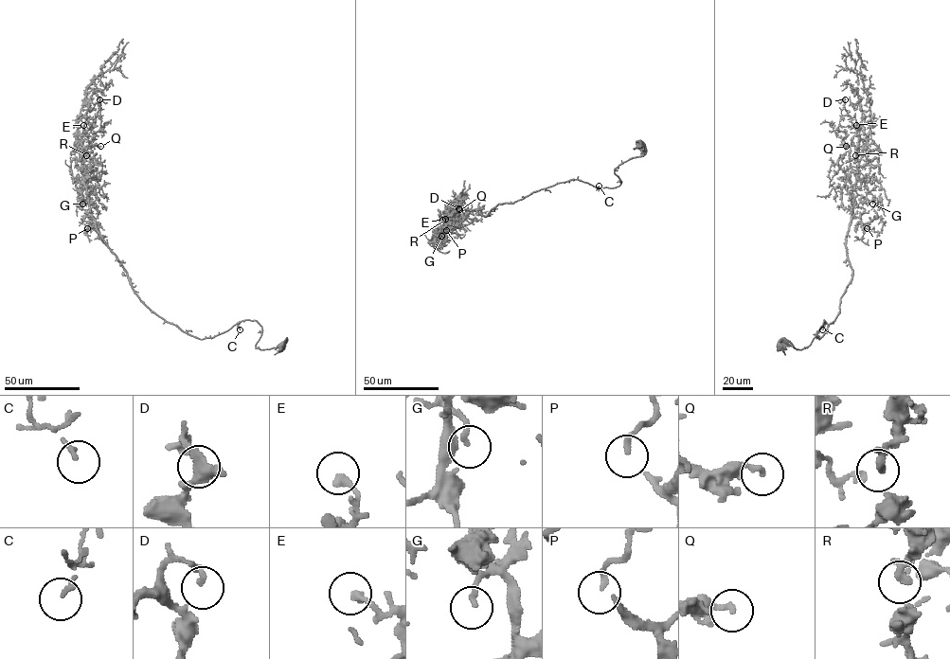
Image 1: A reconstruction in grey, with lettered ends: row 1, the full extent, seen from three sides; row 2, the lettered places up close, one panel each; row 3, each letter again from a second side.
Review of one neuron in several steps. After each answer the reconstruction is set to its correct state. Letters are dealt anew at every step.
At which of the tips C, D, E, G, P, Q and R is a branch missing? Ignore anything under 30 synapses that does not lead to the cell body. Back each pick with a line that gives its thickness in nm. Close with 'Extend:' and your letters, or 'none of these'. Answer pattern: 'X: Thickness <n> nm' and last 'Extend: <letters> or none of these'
Extend: none of these

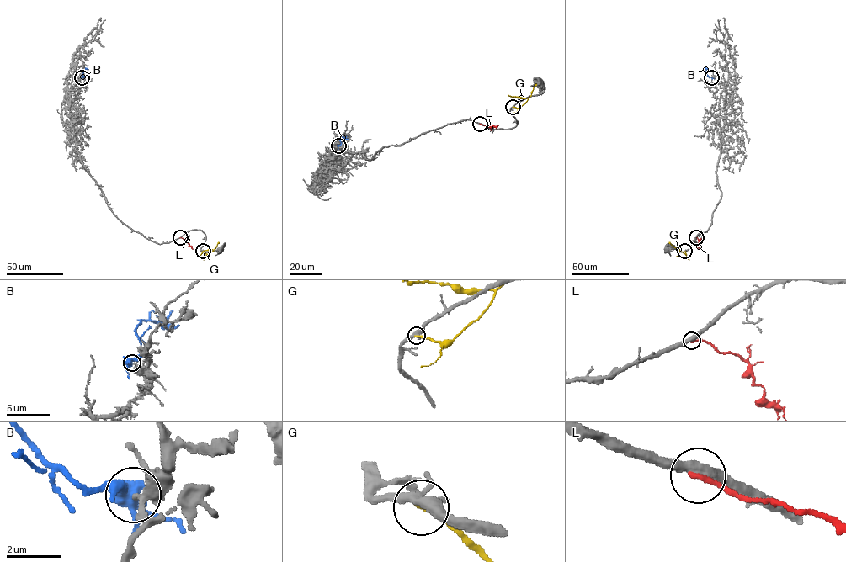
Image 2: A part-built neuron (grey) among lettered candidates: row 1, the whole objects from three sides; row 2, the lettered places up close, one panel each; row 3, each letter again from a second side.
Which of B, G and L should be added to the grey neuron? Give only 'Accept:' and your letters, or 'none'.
Accept: none

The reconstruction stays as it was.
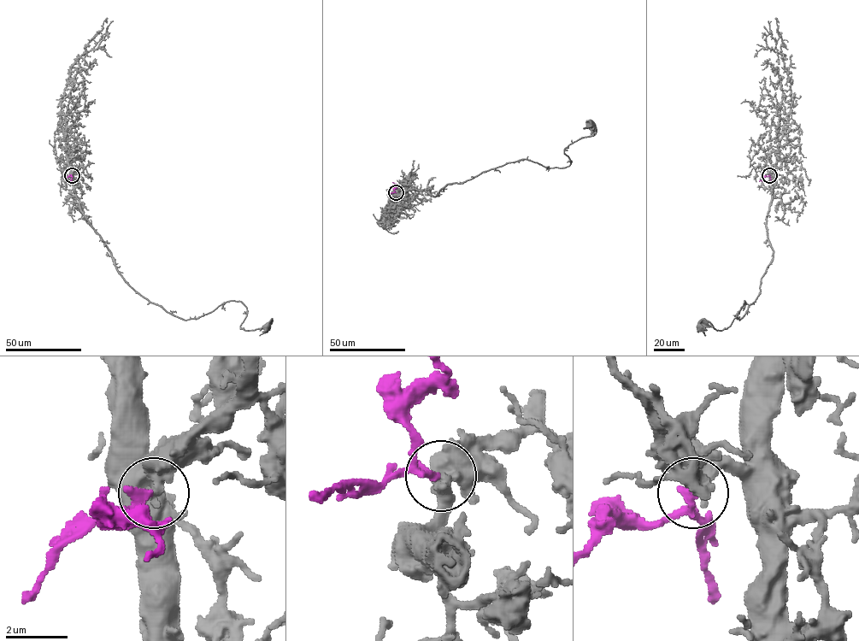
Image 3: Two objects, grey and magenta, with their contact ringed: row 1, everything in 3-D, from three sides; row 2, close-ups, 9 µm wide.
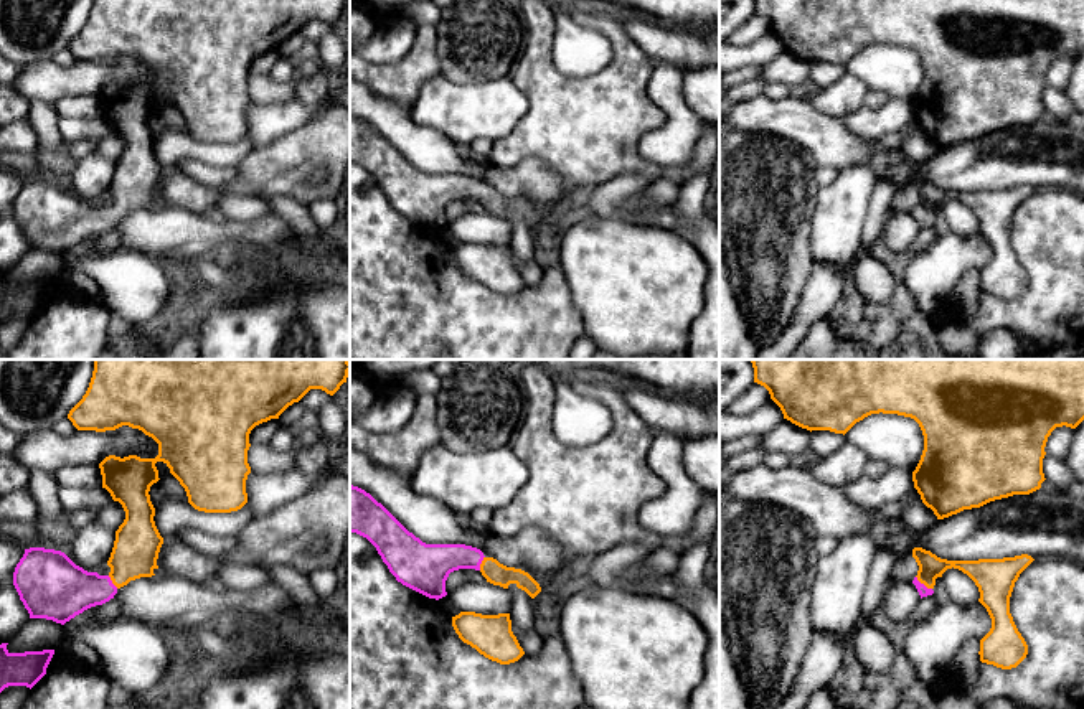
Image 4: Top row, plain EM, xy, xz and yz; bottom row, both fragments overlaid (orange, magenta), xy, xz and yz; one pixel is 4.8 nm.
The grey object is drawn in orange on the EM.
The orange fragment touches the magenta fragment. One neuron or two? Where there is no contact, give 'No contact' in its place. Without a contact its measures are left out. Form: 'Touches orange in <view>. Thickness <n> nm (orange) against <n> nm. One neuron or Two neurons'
Touches orange in yz. Thickness 120 nm (orange) against 50 nm. One neuron

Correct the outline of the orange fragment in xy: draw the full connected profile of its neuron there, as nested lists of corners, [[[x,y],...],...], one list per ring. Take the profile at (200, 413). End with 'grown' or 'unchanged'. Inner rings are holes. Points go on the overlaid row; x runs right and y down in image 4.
[[[94,359],[89,387],[69,411],[68,419],[78,430],[106,432],[122,425],[139,429],[158,444],[158,455],[155,458],[109,455],[99,463],[102,488],[125,511],[125,519],[115,531],[107,575],[84,570],[61,551],[25,549],[13,572],[13,585],[30,618],[64,625],[84,610],[114,599],[130,580],[155,575],[163,538],[153,521],[155,508],[148,491],[160,480],[157,462],[170,468],[195,509],[238,511],[247,503],[251,430],[279,419],[310,389],[333,396],[346,383],[348,373],[348,359]]] | grown

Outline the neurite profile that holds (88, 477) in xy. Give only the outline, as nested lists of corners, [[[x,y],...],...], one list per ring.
[[[66,465],[56,470],[53,475],[59,486],[73,486],[82,490],[96,490],[102,486],[99,465]]]

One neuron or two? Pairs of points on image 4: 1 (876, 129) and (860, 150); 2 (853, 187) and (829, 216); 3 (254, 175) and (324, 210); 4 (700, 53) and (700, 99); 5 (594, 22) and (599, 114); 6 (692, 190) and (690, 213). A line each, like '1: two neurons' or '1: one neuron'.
1: two neurons
2: one neuron
3: two neurons
4: two neurons
5: one neuron
6: one neuron

